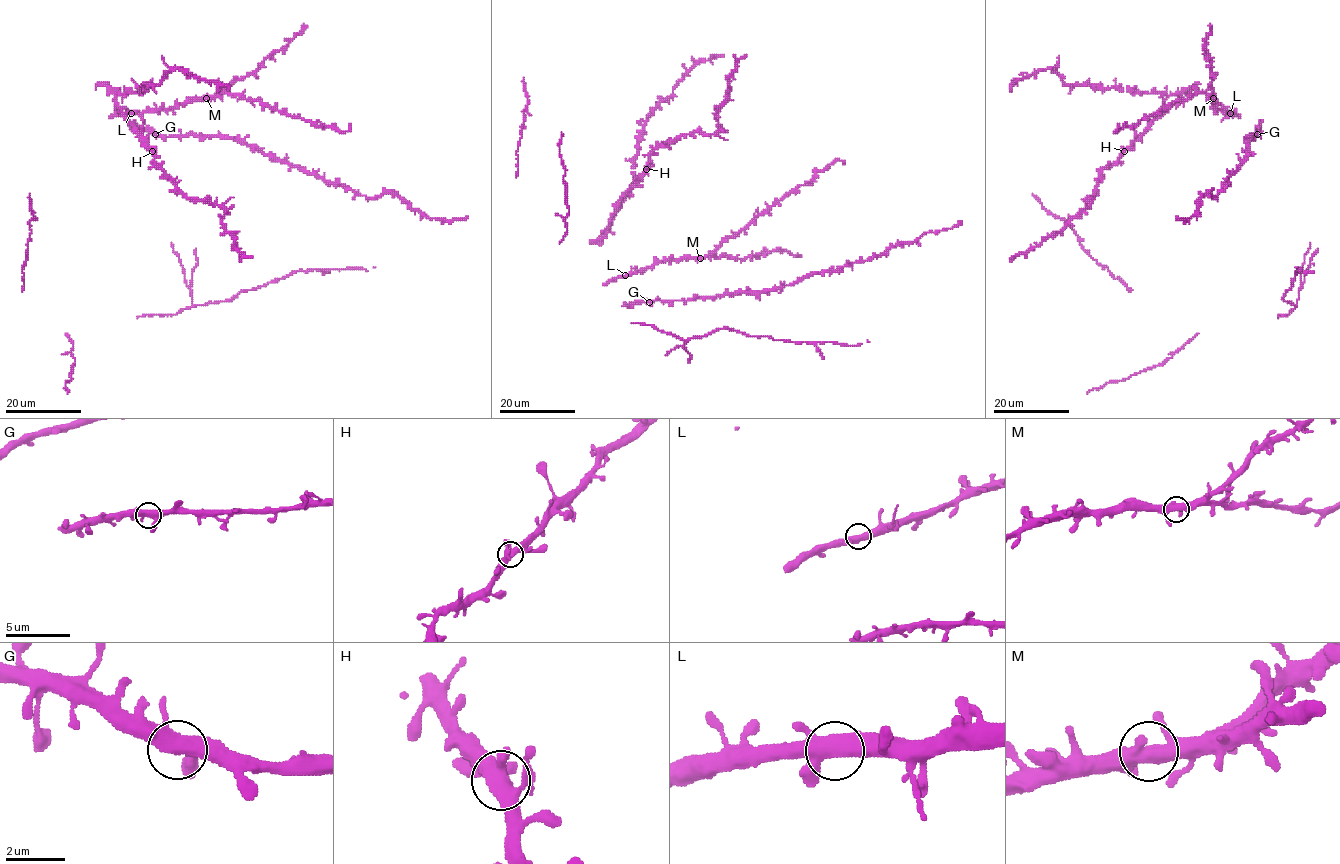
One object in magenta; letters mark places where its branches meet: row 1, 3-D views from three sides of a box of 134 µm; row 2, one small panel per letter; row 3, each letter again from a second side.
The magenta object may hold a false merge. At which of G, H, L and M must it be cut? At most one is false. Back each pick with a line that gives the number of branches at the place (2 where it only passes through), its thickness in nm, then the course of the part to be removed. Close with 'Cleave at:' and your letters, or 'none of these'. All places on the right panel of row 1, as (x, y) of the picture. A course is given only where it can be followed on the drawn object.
Cleave at: none of these

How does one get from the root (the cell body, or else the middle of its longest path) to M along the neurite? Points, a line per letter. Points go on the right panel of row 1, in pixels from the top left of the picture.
M: (1222, 110), (1214, 105), (1213, 98)

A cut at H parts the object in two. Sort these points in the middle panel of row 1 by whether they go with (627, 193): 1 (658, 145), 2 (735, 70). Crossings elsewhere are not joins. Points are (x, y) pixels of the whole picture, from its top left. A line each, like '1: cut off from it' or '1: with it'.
1: cut off from it
2: cut off from it

